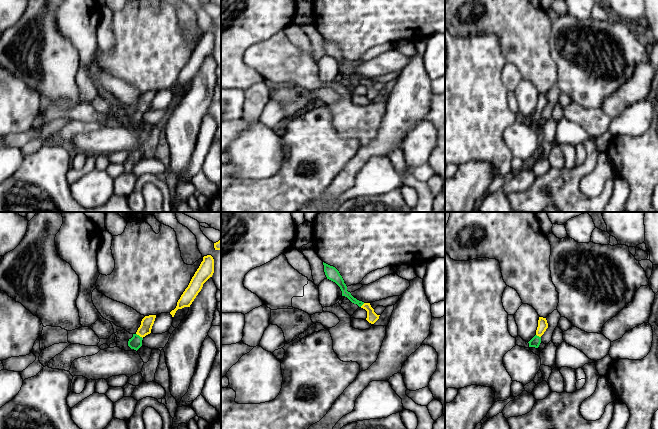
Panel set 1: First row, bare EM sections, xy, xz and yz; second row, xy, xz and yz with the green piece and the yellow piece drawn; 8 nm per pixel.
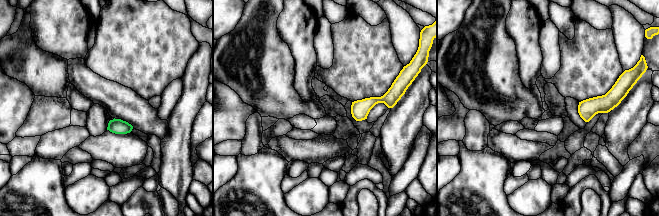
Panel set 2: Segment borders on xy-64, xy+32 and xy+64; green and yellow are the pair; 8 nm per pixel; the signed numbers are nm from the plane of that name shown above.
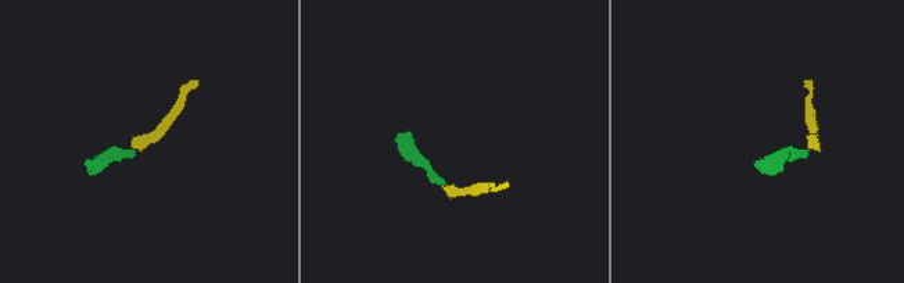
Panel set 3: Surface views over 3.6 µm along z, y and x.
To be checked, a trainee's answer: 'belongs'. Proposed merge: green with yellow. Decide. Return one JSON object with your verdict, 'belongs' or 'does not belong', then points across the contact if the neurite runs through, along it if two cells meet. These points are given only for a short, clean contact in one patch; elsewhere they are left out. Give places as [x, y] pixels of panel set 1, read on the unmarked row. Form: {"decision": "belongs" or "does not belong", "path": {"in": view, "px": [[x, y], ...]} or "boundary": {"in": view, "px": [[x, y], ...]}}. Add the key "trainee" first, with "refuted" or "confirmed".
{"trainee": "confirmed", "decision": "belongs", "path": {"in": "xy", "px": [[135, 118], [138, 111], [145, 104], [147, 98]]}}

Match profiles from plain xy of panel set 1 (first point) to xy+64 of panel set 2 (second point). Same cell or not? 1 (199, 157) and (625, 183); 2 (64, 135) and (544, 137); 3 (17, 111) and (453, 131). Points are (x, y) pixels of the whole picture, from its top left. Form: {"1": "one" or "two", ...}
{"1": "one", "2": "one", "3": "one"}

